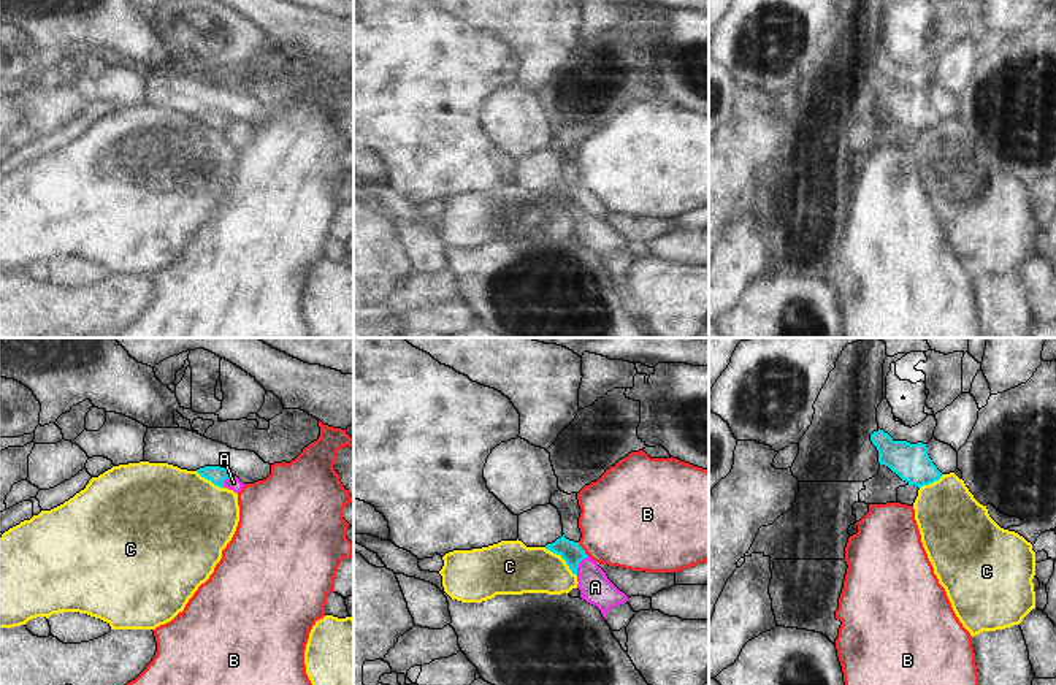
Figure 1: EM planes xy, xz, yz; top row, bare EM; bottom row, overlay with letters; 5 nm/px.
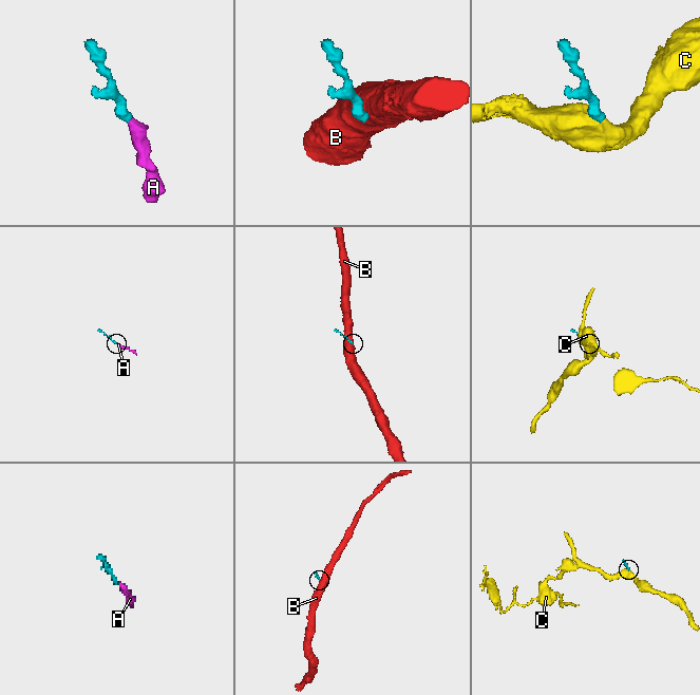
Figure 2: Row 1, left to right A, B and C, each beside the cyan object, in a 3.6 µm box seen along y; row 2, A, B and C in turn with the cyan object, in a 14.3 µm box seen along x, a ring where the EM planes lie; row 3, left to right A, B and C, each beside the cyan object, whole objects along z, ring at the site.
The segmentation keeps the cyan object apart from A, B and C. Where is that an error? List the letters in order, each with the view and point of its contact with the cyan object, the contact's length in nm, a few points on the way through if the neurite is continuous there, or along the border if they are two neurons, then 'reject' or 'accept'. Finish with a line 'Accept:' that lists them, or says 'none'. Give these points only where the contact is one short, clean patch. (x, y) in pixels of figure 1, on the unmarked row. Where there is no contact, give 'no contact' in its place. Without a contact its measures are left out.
A: xz (577, 210) | 120 nm | across xz (571, 197), (577, 210), (592, 224), (595, 232) | accept
B: xz (582, 194) | 90 nm | along xz (577, 187), (589, 200) | reject
C: xz (562, 202) | 220 nm | along xz (544, 192), (555, 197), (576, 221) | reject
Accept: A

